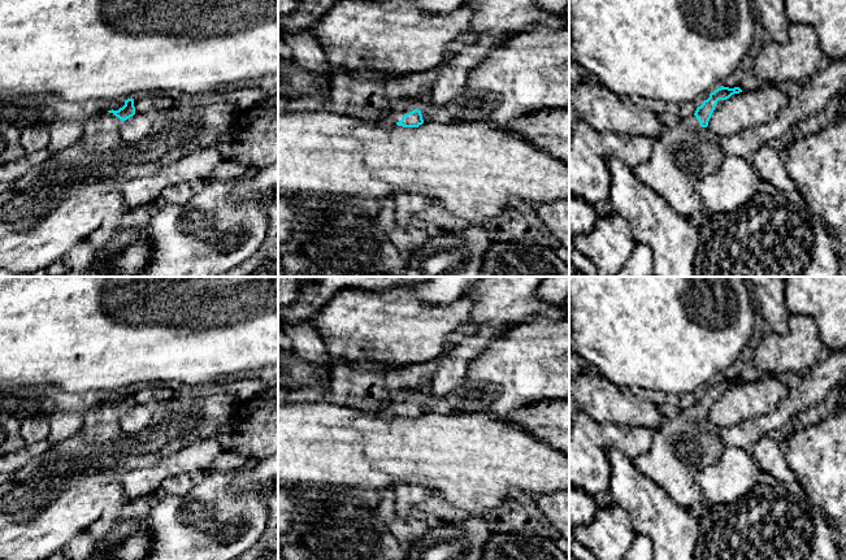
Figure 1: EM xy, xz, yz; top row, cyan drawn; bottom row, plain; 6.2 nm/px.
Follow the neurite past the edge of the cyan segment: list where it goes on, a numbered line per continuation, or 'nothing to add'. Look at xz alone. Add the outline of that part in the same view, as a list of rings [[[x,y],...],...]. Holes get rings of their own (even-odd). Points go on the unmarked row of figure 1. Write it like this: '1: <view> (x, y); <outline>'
1: xz (393, 402); [[[381,391],[378,394],[381,399],[381,411],[389,411],[392,413],[400,413],[404,405],[415,401],[413,398],[405,392]]]

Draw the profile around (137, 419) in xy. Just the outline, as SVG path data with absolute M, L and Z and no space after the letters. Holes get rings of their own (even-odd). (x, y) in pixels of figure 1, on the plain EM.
M134 405L123 412L120 426L126 434L138 434L143 431L152 418L152 408L147 405Z

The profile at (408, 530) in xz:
M418 508L412 511L405 520L395 517L395 520L389 524L389 529L396 541L405 547L411 546L430 530L425 520L425 512Z

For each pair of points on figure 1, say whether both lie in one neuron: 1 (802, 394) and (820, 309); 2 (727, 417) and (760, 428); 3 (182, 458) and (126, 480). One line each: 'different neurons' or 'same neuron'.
1: different neurons
2: different neurons
3: same neuron

